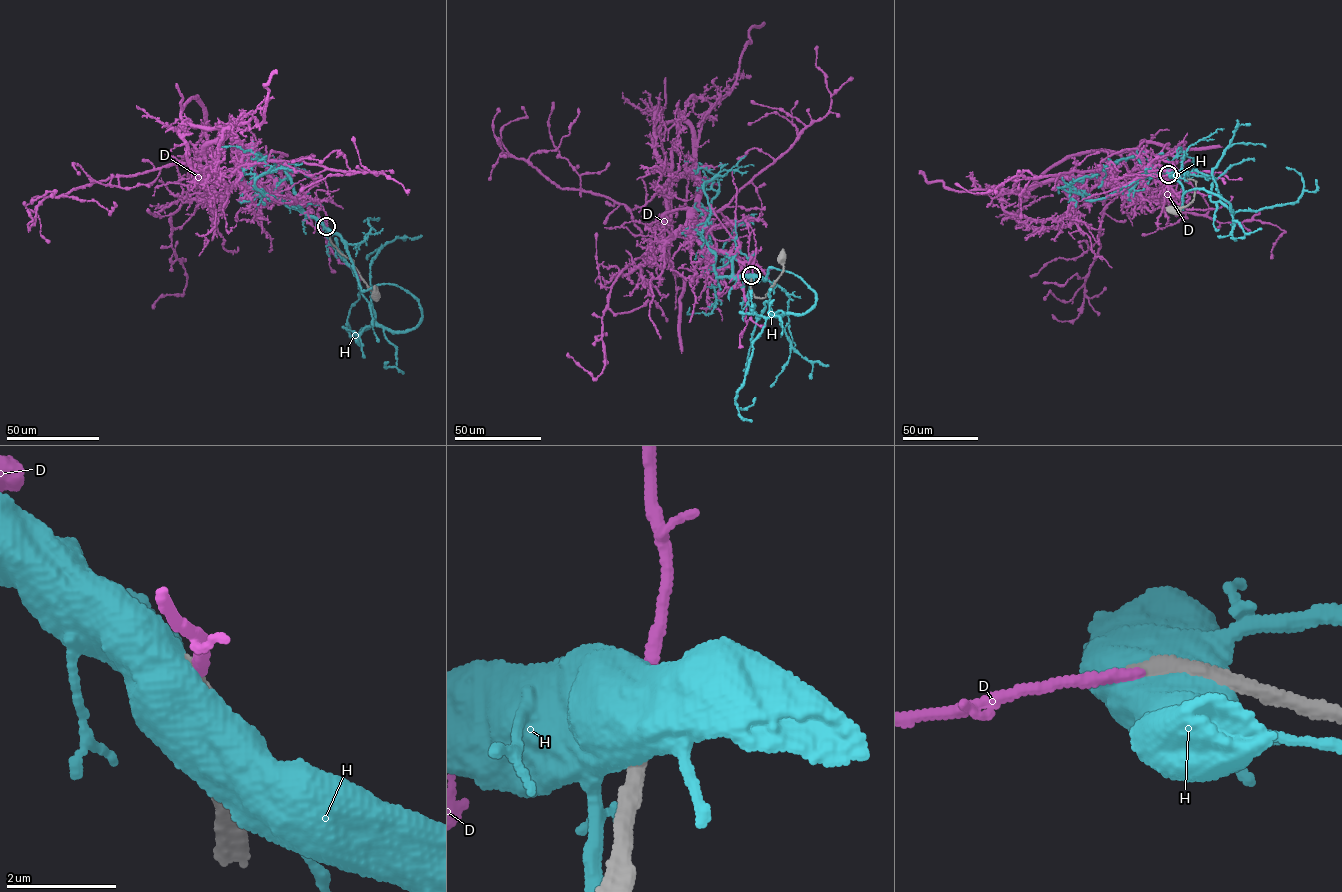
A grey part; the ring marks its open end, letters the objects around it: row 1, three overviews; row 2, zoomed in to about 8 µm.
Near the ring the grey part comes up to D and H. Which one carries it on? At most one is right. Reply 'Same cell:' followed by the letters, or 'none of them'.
Same cell: none of them

